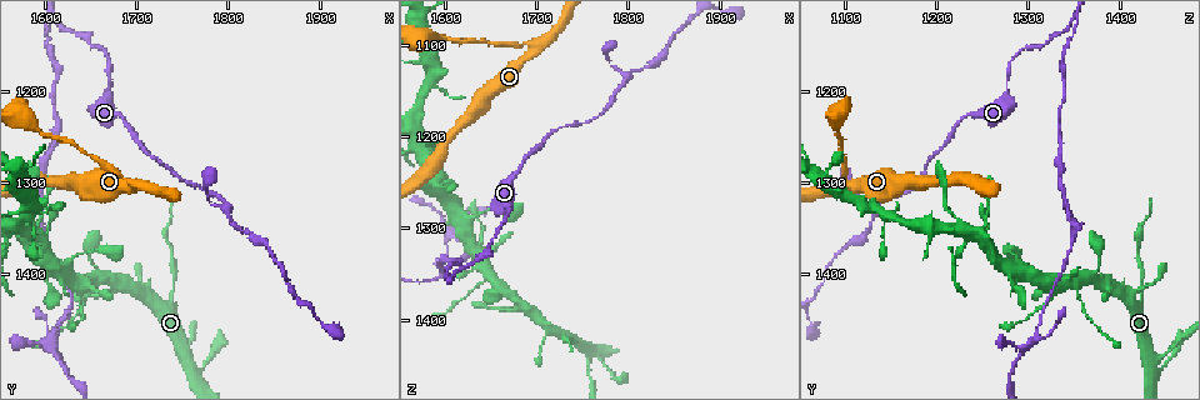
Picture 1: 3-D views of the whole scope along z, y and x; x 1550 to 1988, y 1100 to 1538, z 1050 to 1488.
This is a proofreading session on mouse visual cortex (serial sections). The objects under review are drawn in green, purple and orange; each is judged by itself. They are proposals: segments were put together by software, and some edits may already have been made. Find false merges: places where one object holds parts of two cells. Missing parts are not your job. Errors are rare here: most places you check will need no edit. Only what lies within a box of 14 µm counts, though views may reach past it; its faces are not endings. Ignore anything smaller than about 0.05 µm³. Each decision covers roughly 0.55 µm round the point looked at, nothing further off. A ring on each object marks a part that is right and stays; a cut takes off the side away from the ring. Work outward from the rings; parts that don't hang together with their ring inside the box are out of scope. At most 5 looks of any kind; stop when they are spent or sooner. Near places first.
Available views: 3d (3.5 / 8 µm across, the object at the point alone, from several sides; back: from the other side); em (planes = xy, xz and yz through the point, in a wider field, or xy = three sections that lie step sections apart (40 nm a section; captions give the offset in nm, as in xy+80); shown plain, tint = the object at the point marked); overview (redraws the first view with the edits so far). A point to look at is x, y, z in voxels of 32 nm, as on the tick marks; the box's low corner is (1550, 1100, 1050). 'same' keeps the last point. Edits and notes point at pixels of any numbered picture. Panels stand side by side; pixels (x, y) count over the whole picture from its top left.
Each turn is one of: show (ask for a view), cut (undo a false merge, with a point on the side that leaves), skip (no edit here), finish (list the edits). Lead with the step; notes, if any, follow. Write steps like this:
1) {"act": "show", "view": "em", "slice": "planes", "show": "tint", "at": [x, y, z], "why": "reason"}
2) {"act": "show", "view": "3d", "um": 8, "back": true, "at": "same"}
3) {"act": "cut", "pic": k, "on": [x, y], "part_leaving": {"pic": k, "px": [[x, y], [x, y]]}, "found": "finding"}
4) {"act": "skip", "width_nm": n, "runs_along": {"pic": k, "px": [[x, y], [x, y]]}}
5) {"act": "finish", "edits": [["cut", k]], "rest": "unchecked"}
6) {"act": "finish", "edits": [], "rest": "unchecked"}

{"act": "show", "view": "3d", "um": 8, "at": [1735, 1420, 1425], "why": "thin neck"}

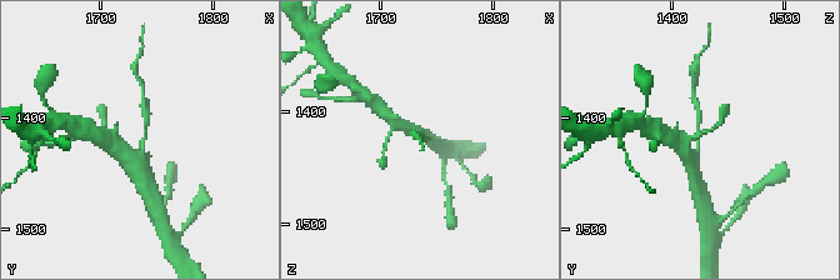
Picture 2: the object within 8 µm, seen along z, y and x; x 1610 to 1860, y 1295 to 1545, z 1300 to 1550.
{"act": "show", "view": "em", "slice": "xy", "step": 1, "show": "tint", "at": [1738, 1420, 1424], "arm_widths_nm": [200, 350]}

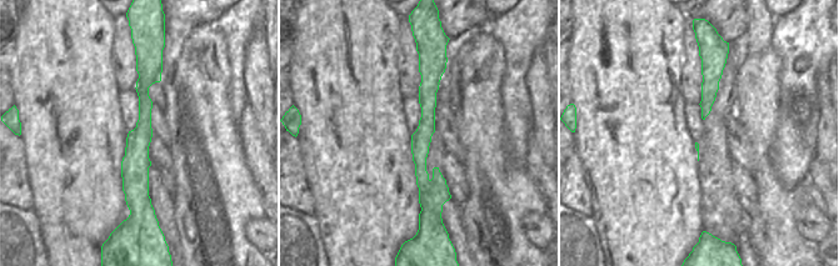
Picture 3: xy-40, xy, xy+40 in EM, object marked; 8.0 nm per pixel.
{"act": "skip", "found": "all the same cell"}

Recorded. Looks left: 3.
{"act": "show", "view": "3d", "um": 3.5, "at": [1670, 1190, 1280], "why": "thick turns thin"}

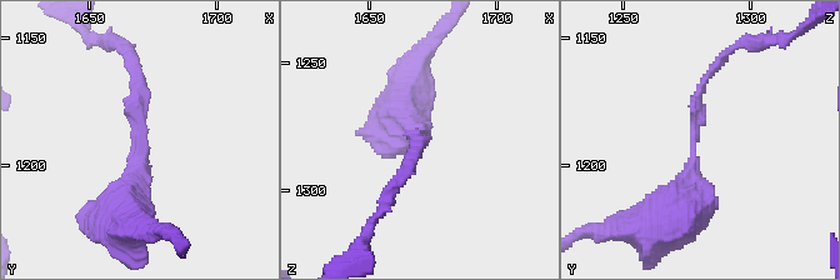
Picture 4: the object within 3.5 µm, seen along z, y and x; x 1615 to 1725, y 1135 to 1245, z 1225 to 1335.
{"act": "show", "view": "em", "slice": "xy", "step": 2, "show": "tint", "at": [1669, 1193, 1276], "arm_widths_nm": [150, 500]}

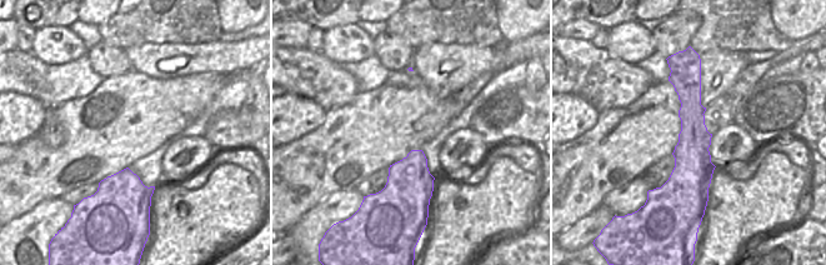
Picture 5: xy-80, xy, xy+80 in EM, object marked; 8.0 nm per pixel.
{"act": "show", "view": "em", "slice": "xy", "step": 1, "show": "tint", "at": "same"}

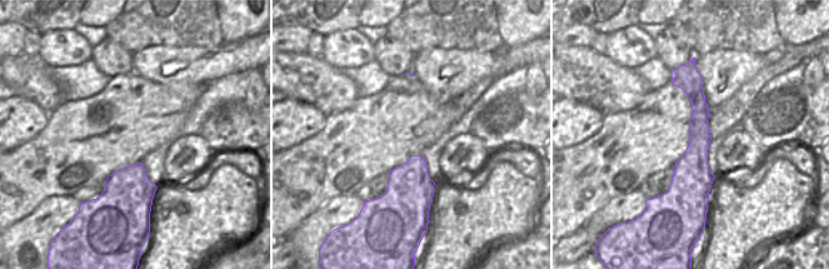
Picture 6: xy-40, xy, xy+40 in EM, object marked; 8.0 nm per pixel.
{"act": "skip", "runs_along": {"pic": 4, "px": [[660, 223], [691, 184], [698, 91], [718, 65]]}, "found": "all the same cell"}

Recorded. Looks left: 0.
{"act": "finish", "edits": [], "rest": "unchecked"}

